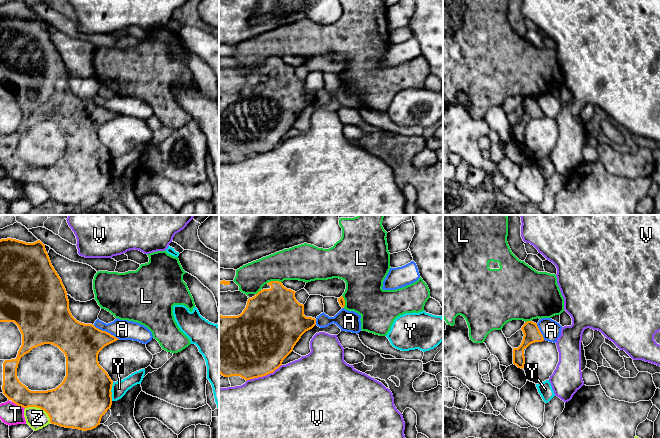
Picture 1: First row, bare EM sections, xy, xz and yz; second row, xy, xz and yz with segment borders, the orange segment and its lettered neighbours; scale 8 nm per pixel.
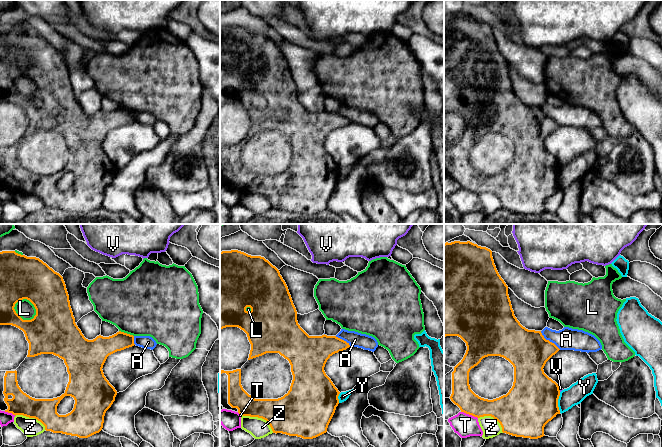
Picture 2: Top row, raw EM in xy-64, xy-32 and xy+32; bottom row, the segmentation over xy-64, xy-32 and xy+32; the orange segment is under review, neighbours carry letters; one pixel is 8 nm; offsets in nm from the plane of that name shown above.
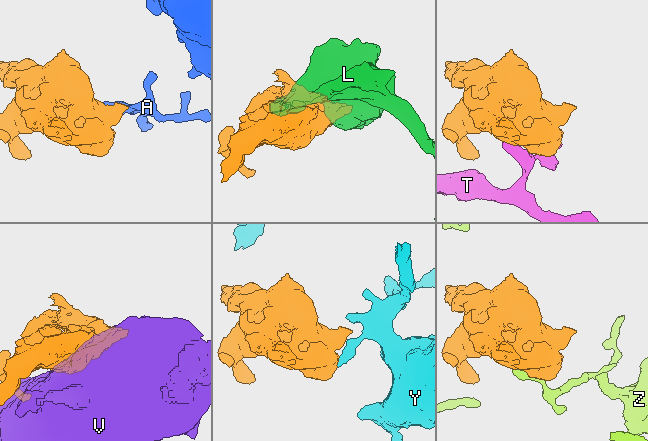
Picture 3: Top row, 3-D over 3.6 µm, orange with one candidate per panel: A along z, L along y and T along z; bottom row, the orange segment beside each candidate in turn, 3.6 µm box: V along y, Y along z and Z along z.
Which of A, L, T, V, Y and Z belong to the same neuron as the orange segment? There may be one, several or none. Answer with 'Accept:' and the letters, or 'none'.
Accept: none

